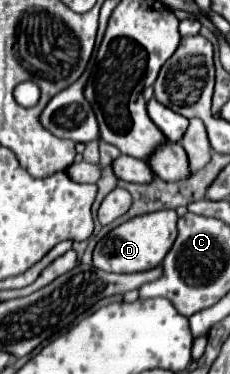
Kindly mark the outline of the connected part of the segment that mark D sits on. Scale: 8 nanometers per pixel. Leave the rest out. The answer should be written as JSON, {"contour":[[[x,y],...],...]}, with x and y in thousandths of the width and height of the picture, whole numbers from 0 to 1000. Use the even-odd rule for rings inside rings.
{"contour":[[[761,561],[648,567],[639,578],[587,578],[526,604],[491,610],[439,636],[404,668],[404,711],[457,727],[622,727],[691,711],[717,679],[743,668],[770,636],[770,572]]]}

